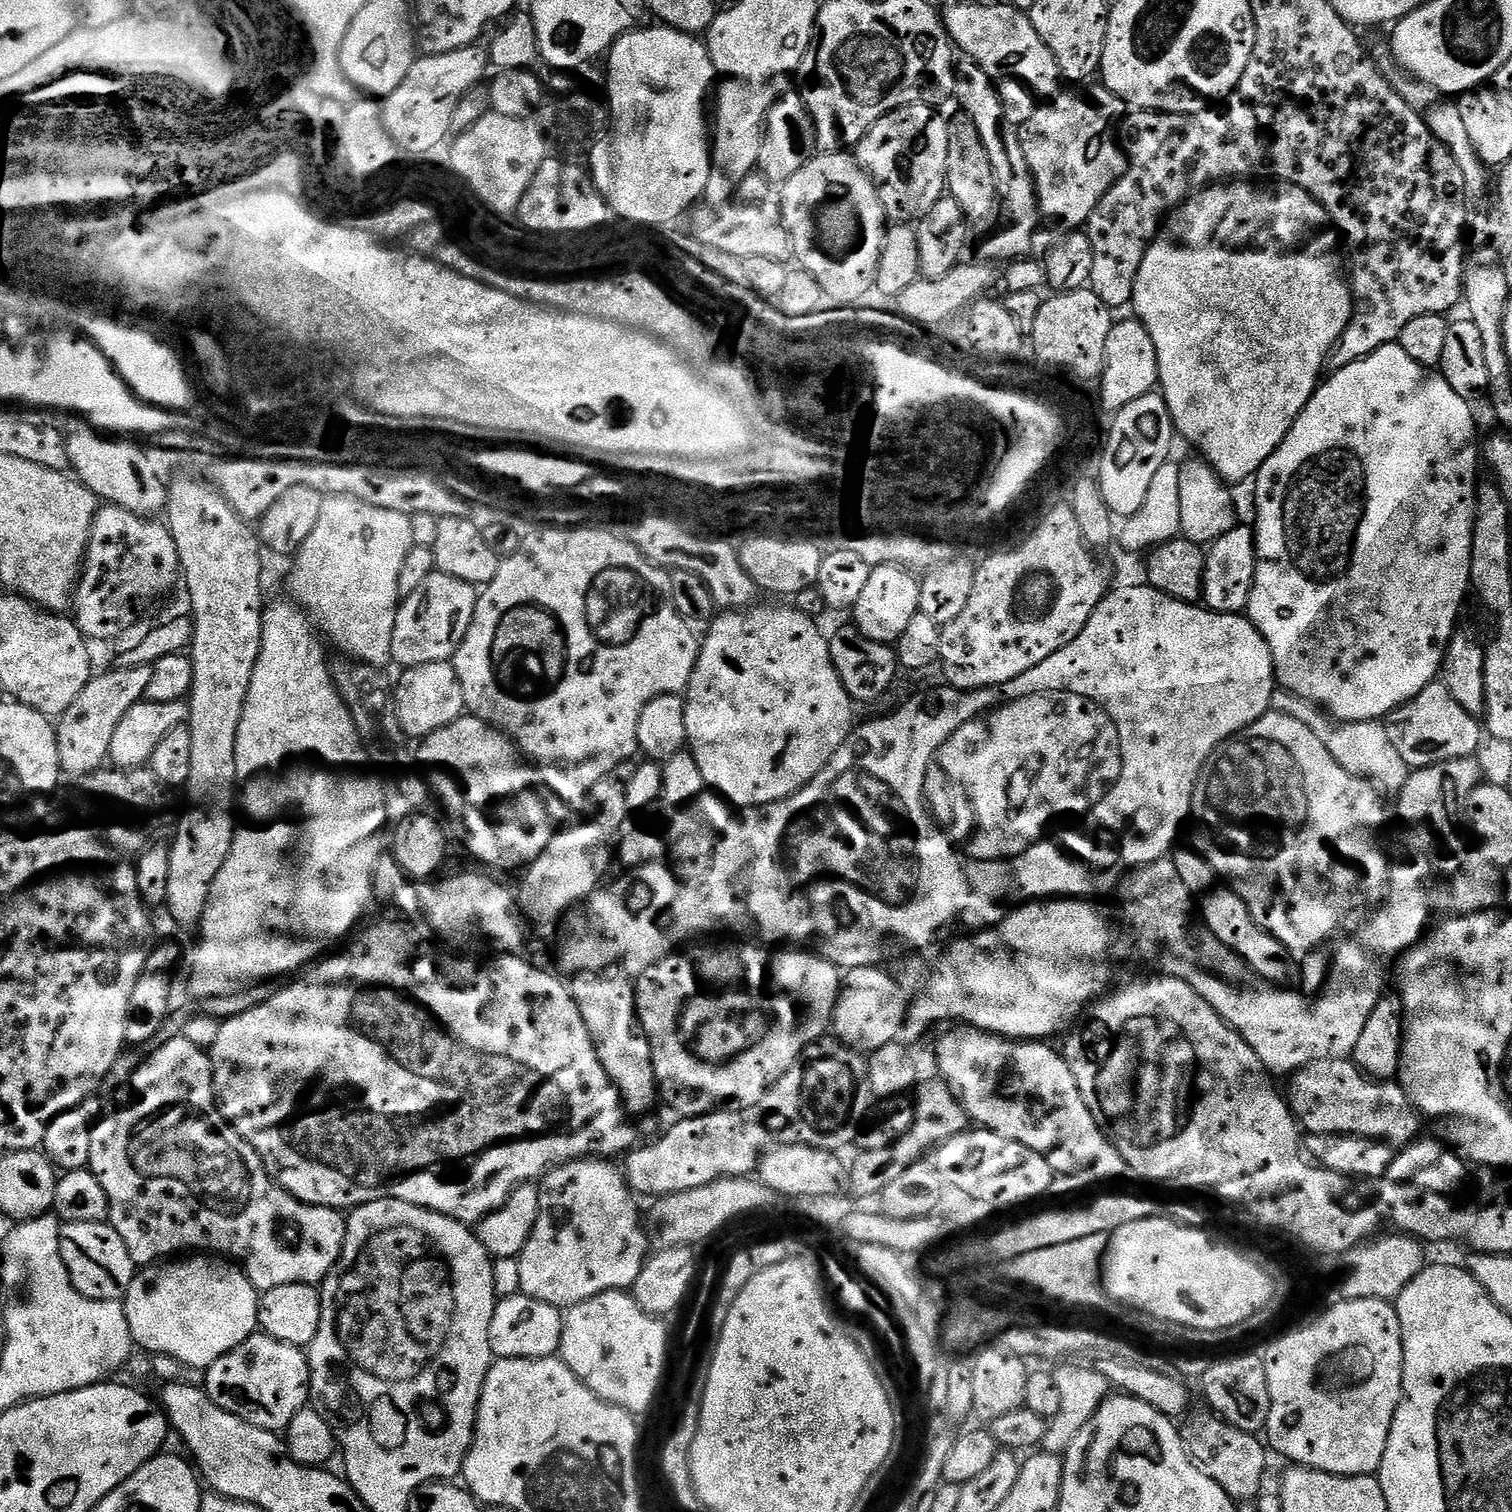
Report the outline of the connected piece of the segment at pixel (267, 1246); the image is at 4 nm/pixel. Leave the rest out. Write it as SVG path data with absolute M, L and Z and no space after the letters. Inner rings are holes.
M187 1035L175 1038L174 1042L167 1043L157 1053L145 1059L141 1068L132 1076L130 1083L132 1101L122 1105L117 1112L110 1113L105 1120L95 1121L92 1128L87 1169L95 1174L98 1182L102 1182L102 1190L106 1190L108 1220L112 1228L118 1230L118 1238L122 1238L122 1242L126 1242L126 1250L130 1250L130 1258L137 1266L152 1266L157 1262L179 1257L181 1254L215 1254L217 1257L235 1262L243 1268L244 1273L250 1278L250 1282L256 1287L256 1291L261 1294L274 1290L274 1286L286 1286L287 1284L319 1285L330 1274L330 1270L336 1265L342 1254L346 1226L348 1225L345 1213L326 1206L303 1204L272 1179L270 1173L264 1169L264 1163L260 1161L260 1156L237 1134L236 1129L220 1113L216 1102L216 1089L212 1087L211 1055L205 1049L203 1052L194 1041L188 1039ZM279 1220L285 1220L288 1224L296 1224L297 1240L293 1248L287 1248L280 1241Z

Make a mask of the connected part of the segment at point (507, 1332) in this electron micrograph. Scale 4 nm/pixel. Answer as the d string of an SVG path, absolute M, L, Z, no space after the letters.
M523 1294L505 1296L497 1303L494 1318L490 1318L490 1350L493 1357L501 1360L541 1360L556 1356L563 1329L564 1316L553 1304Z

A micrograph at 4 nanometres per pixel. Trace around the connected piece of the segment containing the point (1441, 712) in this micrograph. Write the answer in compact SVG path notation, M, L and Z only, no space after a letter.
M1441 682L1428 684L1422 694L1394 709L1383 721L1383 726L1390 742L1394 742L1398 754L1402 754L1412 770L1429 768L1447 760L1475 757L1480 748L1480 732L1482 736L1481 721L1462 710Z

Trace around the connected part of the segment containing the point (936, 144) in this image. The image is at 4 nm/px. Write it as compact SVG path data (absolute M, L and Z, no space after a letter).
M911 104L895 108L886 114L854 149L854 155L864 173L872 179L874 190L884 207L884 215L897 224L918 222L946 194L946 146L948 145L948 120L936 116L937 109L927 104Z

